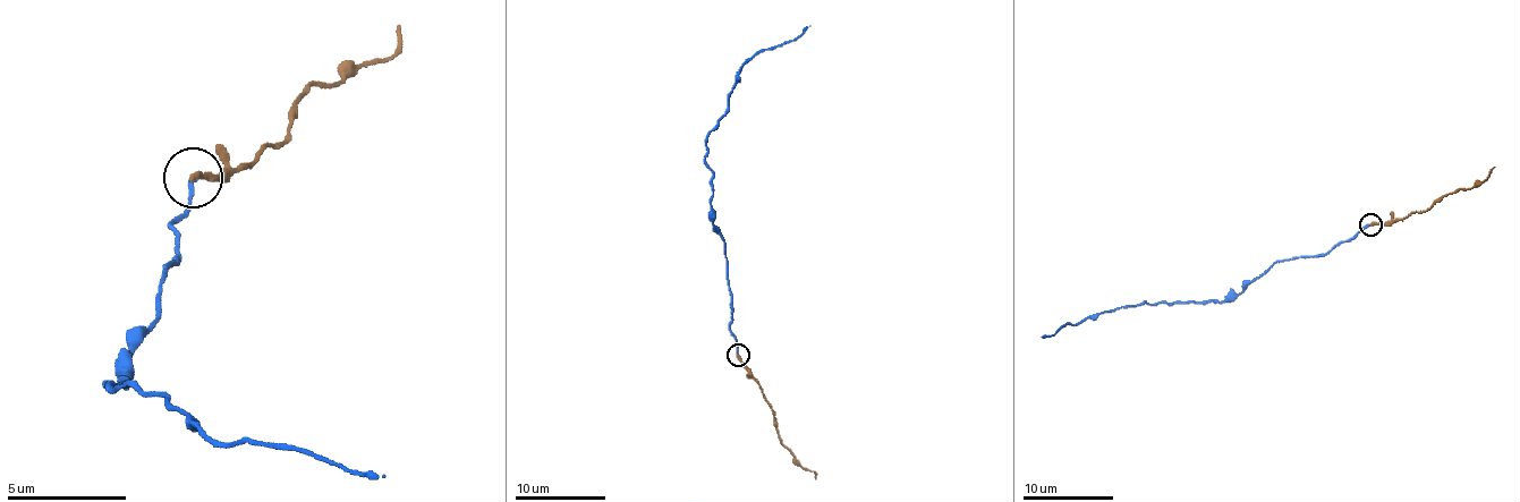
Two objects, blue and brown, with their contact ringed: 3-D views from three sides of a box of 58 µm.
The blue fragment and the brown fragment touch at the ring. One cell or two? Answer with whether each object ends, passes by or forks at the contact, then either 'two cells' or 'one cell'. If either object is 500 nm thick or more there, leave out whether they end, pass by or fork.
blue ends; brown ends; one cell

